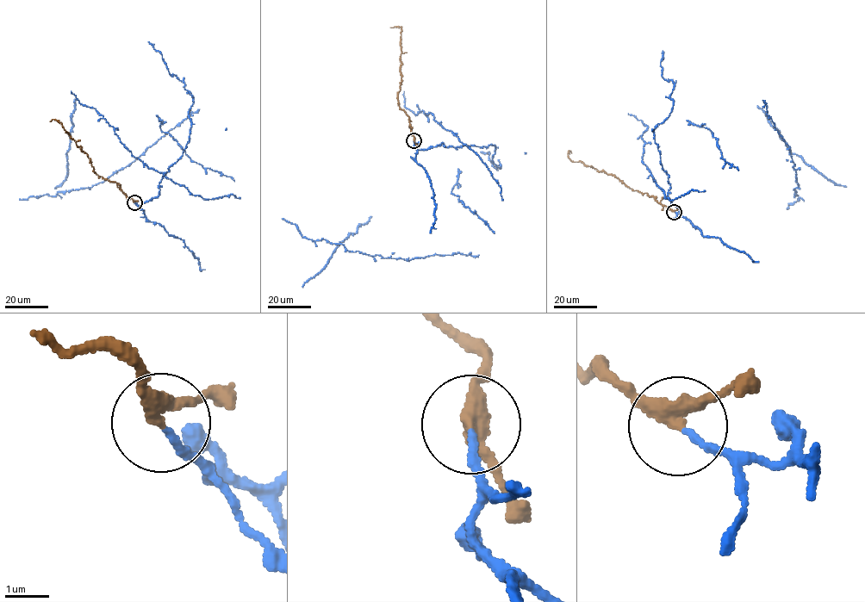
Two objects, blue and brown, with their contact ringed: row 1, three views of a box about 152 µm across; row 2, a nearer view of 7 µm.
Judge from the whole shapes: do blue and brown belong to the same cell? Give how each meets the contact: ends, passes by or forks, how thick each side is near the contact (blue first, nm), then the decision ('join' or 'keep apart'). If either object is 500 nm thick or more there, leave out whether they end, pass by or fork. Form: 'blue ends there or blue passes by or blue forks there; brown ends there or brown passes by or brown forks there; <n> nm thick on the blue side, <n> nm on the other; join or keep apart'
blue ends there; brown passes by; 150 nm thick on the blue side, 320 nm on the other; join

